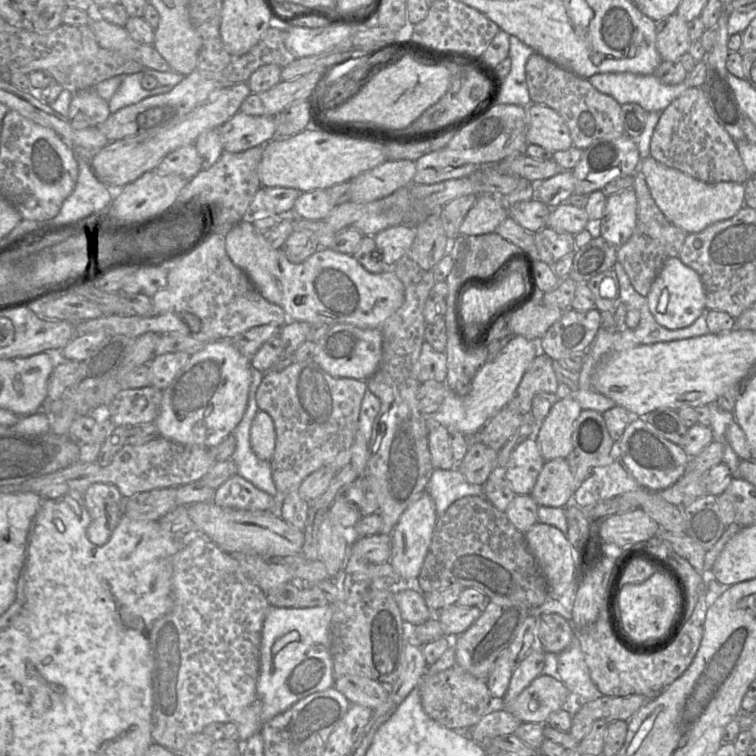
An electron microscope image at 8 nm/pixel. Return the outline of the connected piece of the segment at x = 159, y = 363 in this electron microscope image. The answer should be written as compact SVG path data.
M185 352L154 356L148 363L150 368L150 385L159 390L164 390L171 383L179 370L187 364L189 358L190 355Z

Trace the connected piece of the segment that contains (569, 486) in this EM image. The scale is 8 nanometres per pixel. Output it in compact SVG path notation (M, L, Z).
M565 458L545 461L531 496L539 506L566 507L571 503L576 482Z

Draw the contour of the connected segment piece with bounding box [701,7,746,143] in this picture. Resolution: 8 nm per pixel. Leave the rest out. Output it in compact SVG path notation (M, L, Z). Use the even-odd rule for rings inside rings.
M723 7L722 13L717 22L717 40L713 46L713 49L709 53L706 53L706 57L704 60L702 60L706 64L706 76L701 89L706 96L714 118L728 132L728 134L736 143L736 141L742 141L746 139L744 134L744 120L746 115L739 107L735 94L727 79L728 70L726 68L726 61L730 52L728 49L729 15L730 14L725 11L725 7Z

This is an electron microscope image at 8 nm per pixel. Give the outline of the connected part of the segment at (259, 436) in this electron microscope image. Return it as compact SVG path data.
M260 409L251 424L250 444L259 459L271 461L276 445L276 430L271 416Z

